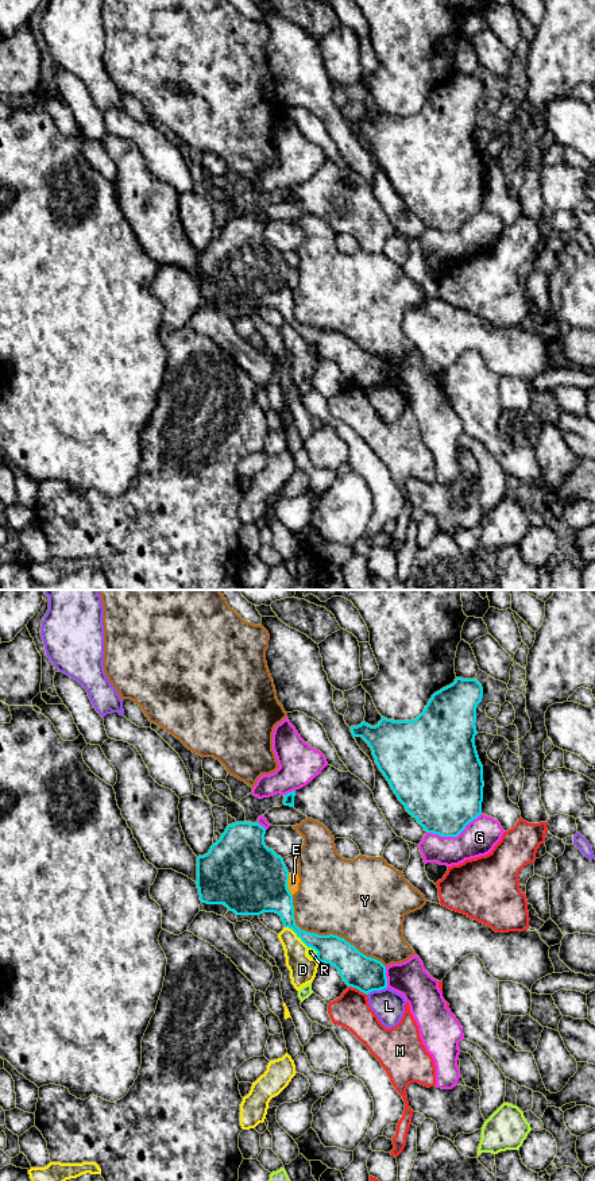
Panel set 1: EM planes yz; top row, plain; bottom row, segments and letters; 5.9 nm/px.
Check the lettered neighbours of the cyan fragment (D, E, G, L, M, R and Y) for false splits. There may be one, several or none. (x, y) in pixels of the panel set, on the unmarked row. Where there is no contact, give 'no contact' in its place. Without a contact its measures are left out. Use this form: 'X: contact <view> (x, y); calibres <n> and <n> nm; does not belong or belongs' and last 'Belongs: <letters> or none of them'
D: contact yz (297, 331); calibres 180 and 160 nm; does not belong
E: contact yz (286, 280); calibres 440 and 70 nm; does not belong
G: contact yz (454, 231); calibres 440 and 200 nm; does not belong
L: contact yz (377, 385); calibres 200 and 190 nm; does not belong
M: contact yz (358, 383); calibres 200 and 220 nm; does not belong
R: contact yz (316, 346); calibres 190 and 60 nm; does not belong
Y: contact yz (327, 331); calibres 190 and 460 nm; does not belong
Belongs: none of them

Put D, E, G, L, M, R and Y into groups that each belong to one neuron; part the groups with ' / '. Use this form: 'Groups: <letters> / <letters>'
Groups: D / E / G / L / M / R / Y

